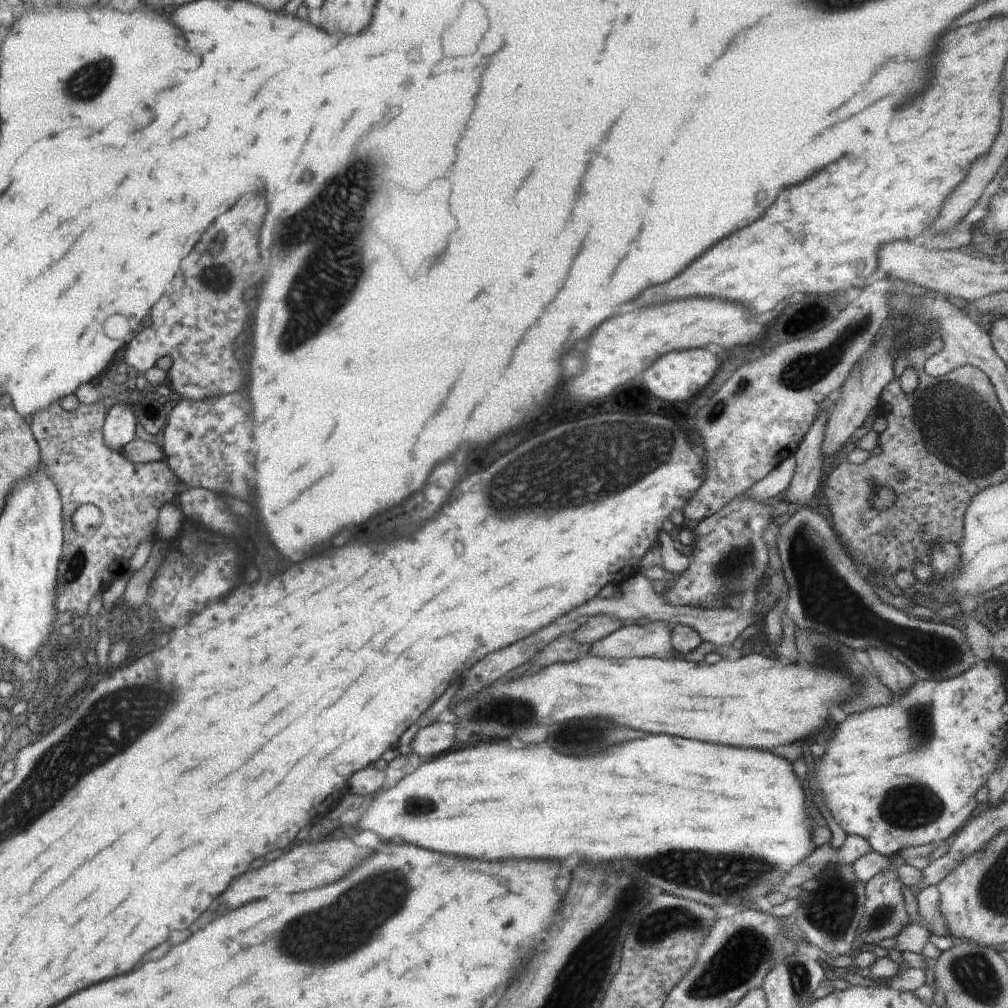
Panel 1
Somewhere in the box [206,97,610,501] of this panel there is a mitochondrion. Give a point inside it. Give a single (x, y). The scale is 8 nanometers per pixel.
(331, 216)

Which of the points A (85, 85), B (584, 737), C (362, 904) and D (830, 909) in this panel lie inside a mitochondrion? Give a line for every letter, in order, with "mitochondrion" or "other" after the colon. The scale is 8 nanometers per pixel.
A: mitochondrion
B: mitochondrion
C: mitochondrion
D: mitochondrion

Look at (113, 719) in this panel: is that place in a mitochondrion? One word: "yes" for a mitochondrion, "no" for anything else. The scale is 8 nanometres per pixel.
yes

